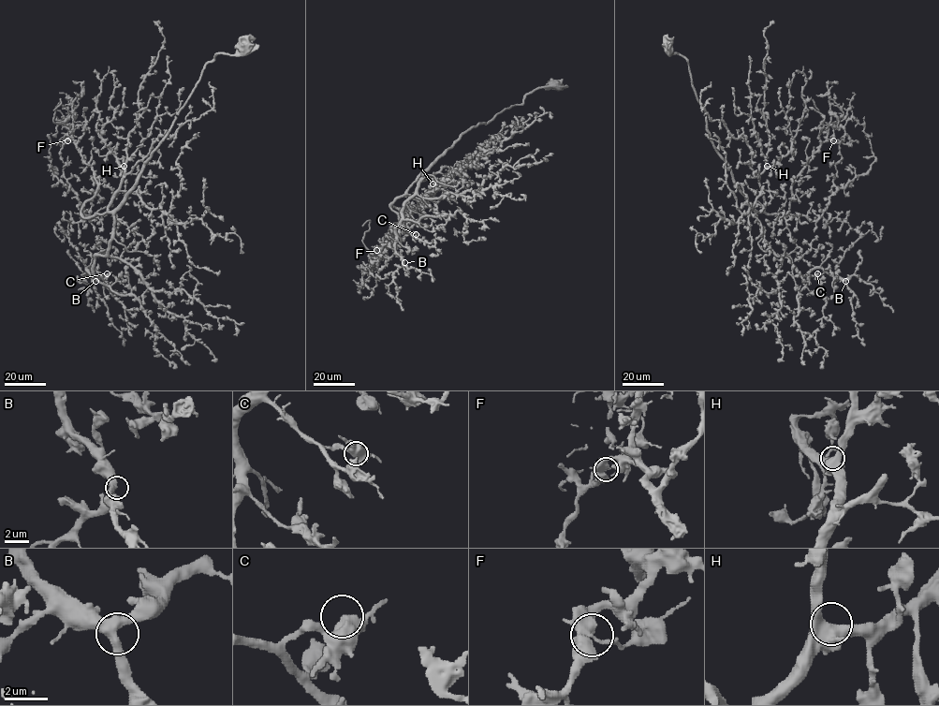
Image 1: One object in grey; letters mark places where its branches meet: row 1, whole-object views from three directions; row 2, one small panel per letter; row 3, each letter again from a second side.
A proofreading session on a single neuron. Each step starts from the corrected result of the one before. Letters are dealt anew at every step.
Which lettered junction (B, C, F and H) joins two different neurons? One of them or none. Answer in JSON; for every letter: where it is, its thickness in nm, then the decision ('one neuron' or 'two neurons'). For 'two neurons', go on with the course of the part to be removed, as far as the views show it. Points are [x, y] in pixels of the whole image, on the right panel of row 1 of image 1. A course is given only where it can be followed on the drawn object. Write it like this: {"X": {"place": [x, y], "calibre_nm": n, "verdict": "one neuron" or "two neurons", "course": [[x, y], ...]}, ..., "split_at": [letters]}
{"B": {"place": [845, 281], "calibre_nm": 420, "verdict": "one neuron"}, "C": {"place": [817, 273], "calibre_nm": 440, "verdict": "one neuron"}, "F": {"place": [833, 140], "calibre_nm": 440, "verdict": "two neurons", "course": [[833, 140], [834, 127], [839, 125], [826, 123], [813, 100], [808, 99], [803, 105], [809, 110]]}, "H": {"place": [767, 166], "calibre_nm": 480, "verdict": "one neuron"}, "split_at": ["F"]}

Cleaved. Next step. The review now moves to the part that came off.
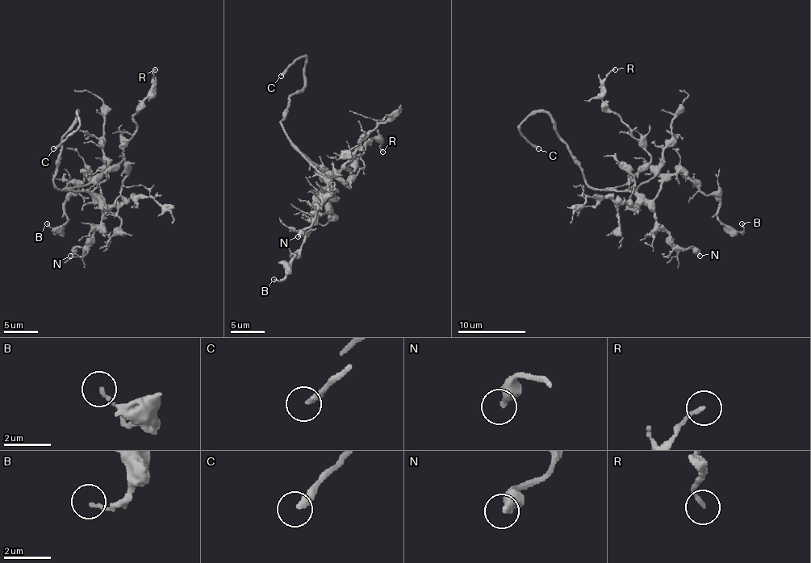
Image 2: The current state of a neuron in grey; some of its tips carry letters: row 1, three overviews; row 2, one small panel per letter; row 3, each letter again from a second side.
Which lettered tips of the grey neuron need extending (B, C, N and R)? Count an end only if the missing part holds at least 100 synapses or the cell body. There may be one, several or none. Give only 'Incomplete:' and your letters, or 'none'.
Incomplete: C

